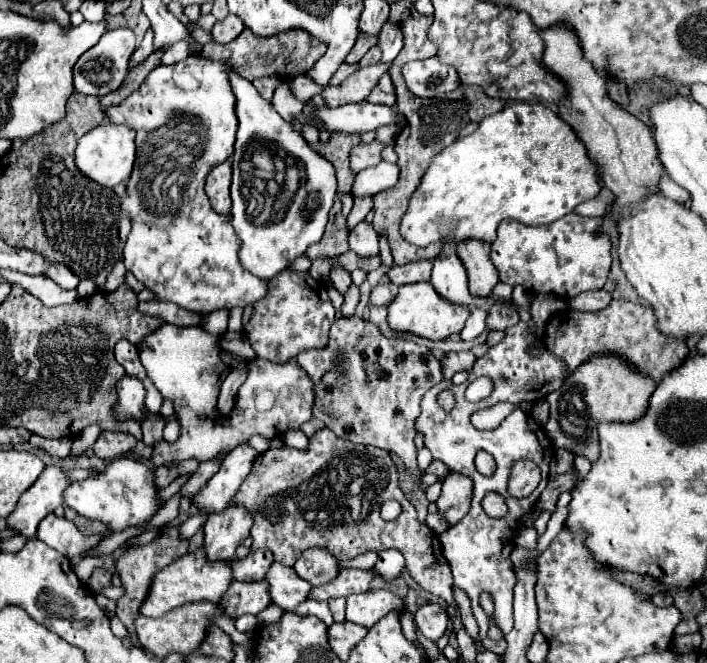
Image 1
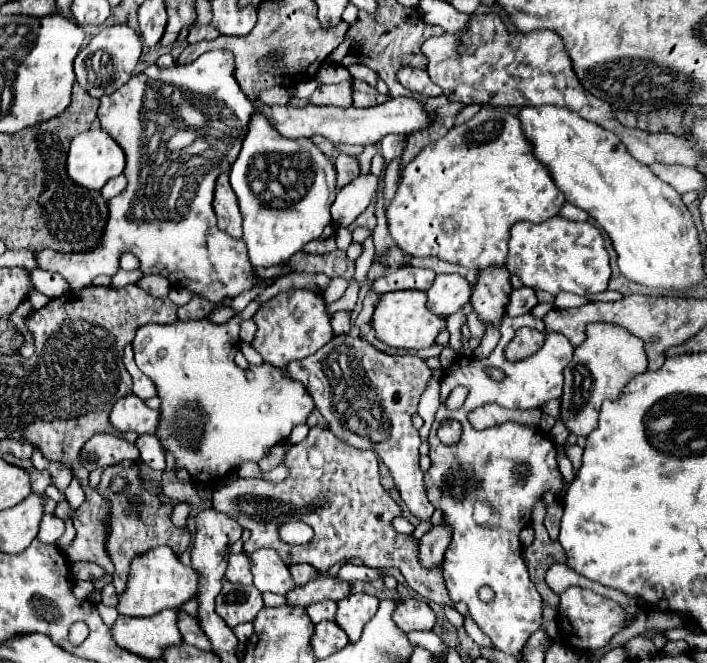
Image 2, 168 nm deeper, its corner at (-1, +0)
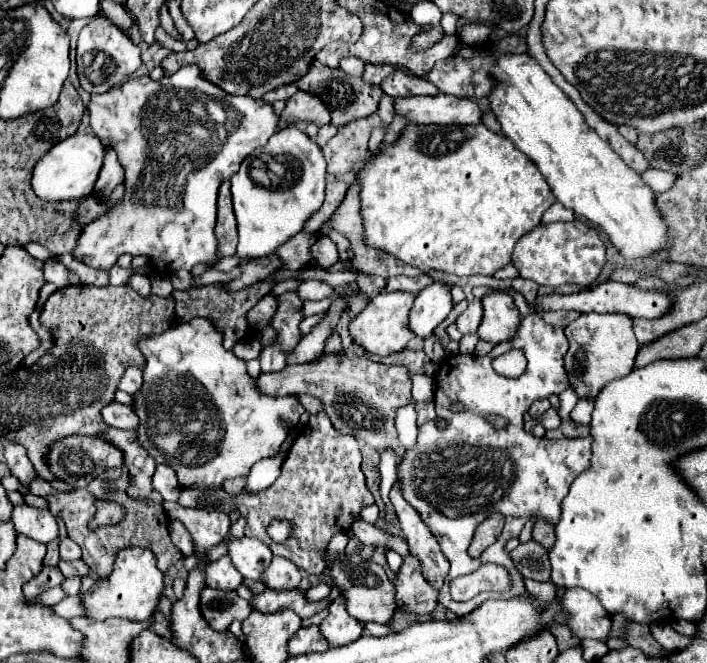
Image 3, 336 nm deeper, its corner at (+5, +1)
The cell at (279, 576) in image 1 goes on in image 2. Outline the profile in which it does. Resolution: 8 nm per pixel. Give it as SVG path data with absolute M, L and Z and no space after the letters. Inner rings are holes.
M270 548L256 550L252 556L252 574L254 586L260 592L274 592L274 594L288 594L294 590L294 580L288 572L288 566L278 556L278 552Z

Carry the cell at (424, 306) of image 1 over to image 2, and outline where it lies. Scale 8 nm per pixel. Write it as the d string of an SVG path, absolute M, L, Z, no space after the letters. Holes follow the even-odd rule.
M398 290L382 296L374 310L372 326L376 330L376 336L388 346L420 350L436 342L436 336L446 328L446 316L438 316L426 308L426 292Z

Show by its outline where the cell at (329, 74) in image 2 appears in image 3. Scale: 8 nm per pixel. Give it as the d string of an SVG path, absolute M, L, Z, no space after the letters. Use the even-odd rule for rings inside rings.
M346 57L346 59L340 61L340 69L346 71L346 75L358 77L358 75L364 73L364 67L366 67L366 63L362 59L358 59L358 57Z

